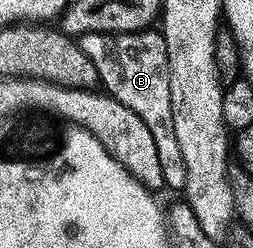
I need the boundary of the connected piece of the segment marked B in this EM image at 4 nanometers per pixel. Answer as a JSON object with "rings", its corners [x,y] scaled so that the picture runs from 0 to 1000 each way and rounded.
{"rings":[[[581,121],[569,129],[352,129],[328,145],[304,149],[316,202],[332,202],[332,218],[348,218],[348,234],[364,250],[364,266],[379,266],[379,298],[399,351],[411,359],[415,383],[458,395],[458,411],[474,411],[490,427],[506,427],[506,444],[522,444],[522,460],[538,460],[553,476],[553,492],[569,492],[569,508],[585,508],[601,560],[617,569],[617,605],[632,633],[632,673],[648,698],[656,758],[668,770],[715,778],[743,734],[743,665],[727,657],[727,617],[711,605],[711,569],[696,560],[696,508],[680,492],[680,347],[672,343],[672,286],[664,282],[664,202],[656,173],[640,149],[636,125]]]}

